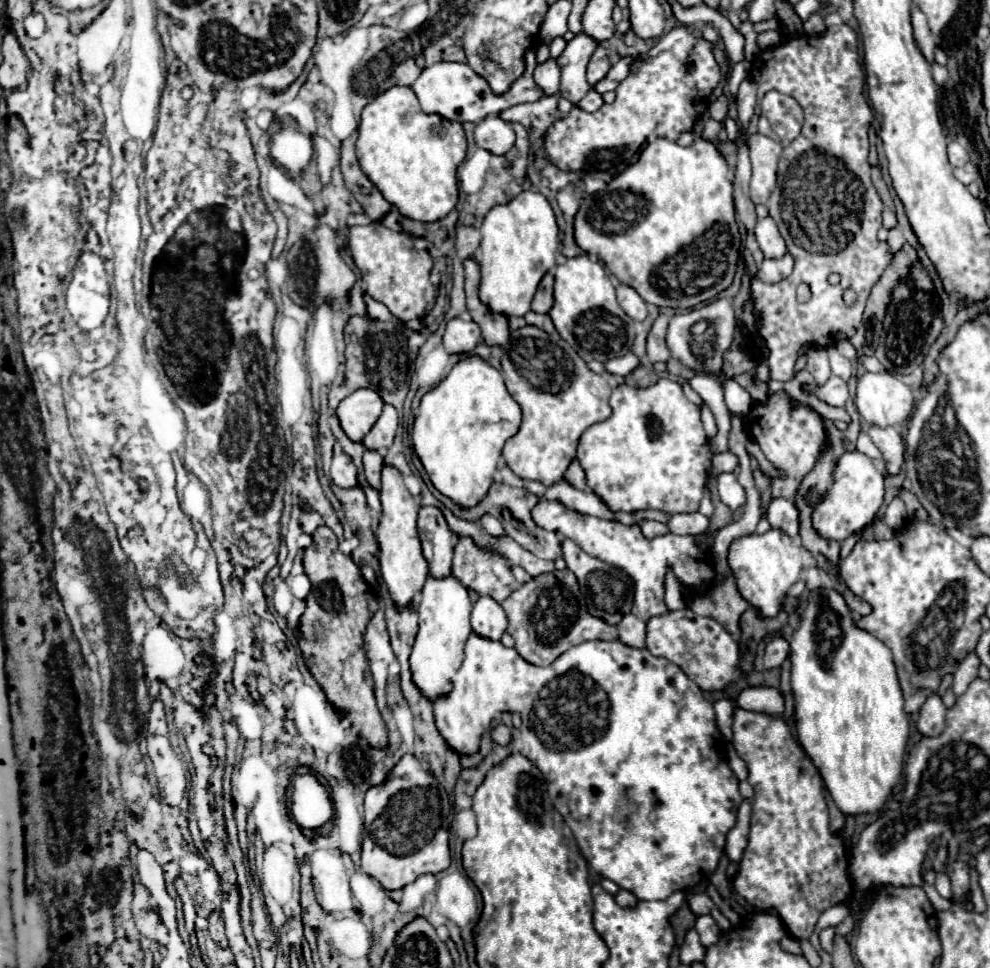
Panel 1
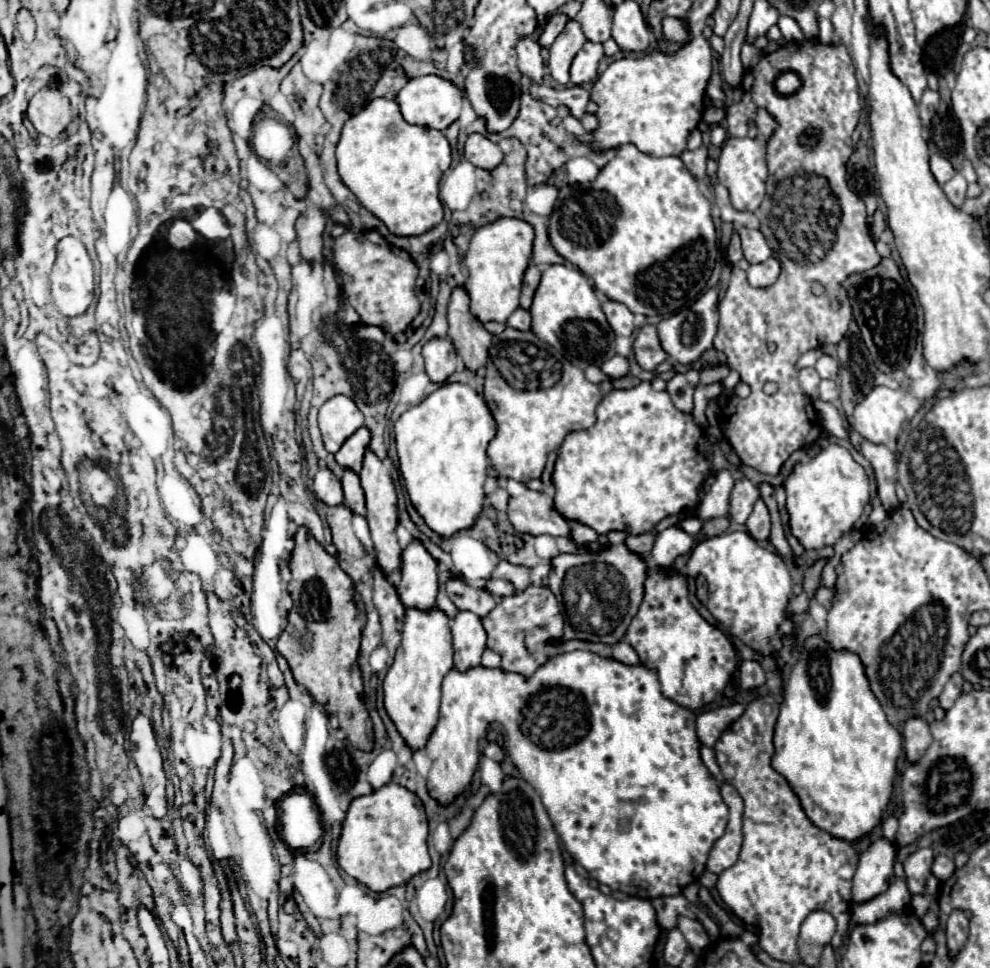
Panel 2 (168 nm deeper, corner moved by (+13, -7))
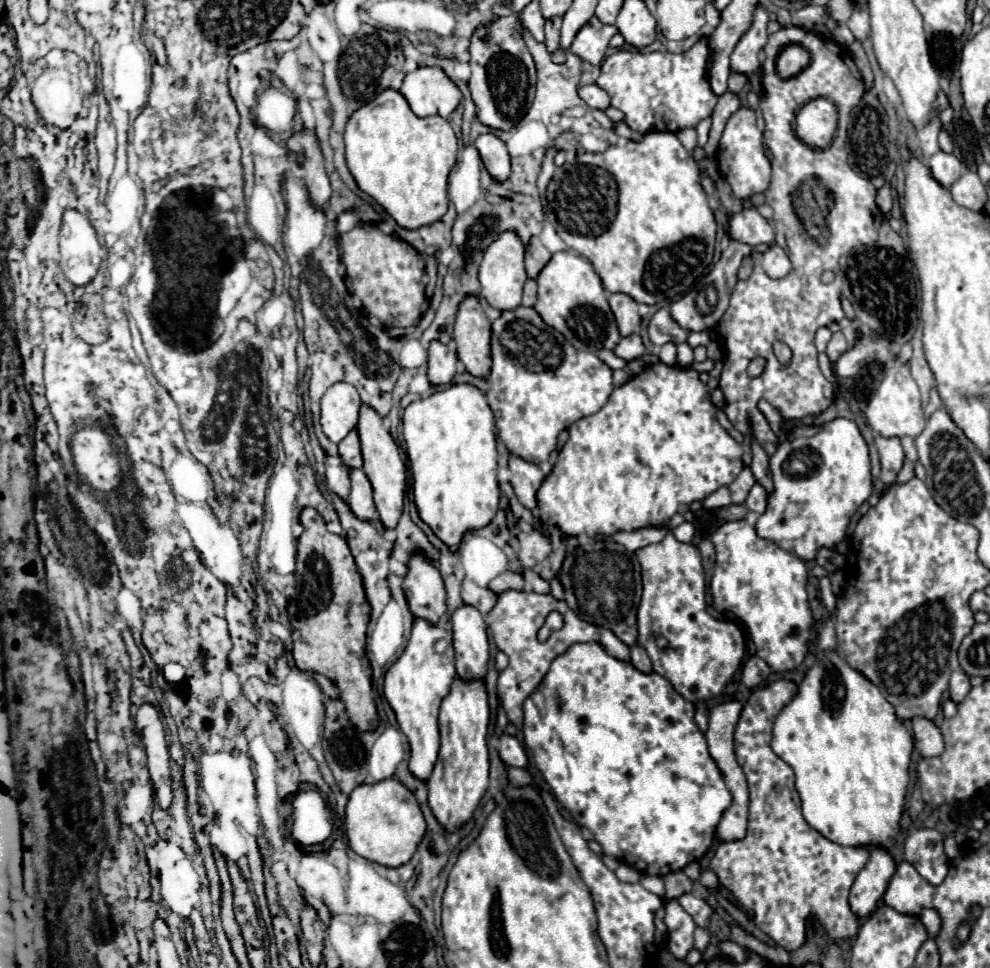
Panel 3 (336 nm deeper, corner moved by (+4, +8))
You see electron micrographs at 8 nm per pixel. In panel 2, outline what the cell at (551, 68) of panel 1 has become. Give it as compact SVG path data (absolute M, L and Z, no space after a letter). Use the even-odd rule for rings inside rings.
M532 35L528 37L520 37L518 45L518 65L520 71L526 79L530 79L532 83L544 83L544 75L546 69L542 65L542 55L540 55L540 45L536 43L536 39Z

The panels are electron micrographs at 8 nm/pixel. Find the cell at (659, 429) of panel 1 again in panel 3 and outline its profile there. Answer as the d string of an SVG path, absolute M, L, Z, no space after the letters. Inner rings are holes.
M667 364L647 366L641 374L617 386L597 414L569 426L569 440L537 492L541 518L559 526L565 536L611 536L619 530L663 526L675 512L685 514L693 500L703 500L717 488L731 484L743 468L743 446L717 422L717 408L711 404L707 390L699 372Z

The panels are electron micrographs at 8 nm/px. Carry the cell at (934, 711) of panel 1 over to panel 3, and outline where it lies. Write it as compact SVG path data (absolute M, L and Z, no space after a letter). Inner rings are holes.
M915 716L911 722L915 748L921 752L921 756L939 756L943 752L943 736L935 722L923 716Z

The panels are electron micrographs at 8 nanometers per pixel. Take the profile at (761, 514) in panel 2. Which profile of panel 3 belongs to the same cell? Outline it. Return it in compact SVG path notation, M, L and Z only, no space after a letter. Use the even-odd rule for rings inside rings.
M755 484L745 500L745 506L751 510L751 512L757 512L757 514L763 514L767 510L767 492L761 484Z

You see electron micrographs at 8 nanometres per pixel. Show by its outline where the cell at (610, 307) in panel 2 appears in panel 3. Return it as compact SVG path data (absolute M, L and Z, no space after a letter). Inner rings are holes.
M607 294L607 300L609 300L609 306L615 314L615 320L617 320L617 326L619 326L619 332L621 336L629 336L635 332L635 328L639 326L641 318L639 318L639 304L627 296L627 294Z

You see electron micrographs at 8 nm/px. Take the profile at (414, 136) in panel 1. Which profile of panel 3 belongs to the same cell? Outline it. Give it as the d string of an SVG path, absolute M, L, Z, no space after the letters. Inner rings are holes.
M383 90L347 122L345 156L359 188L409 230L437 222L449 206L447 176L455 166L457 136L441 116L419 118L399 90Z

